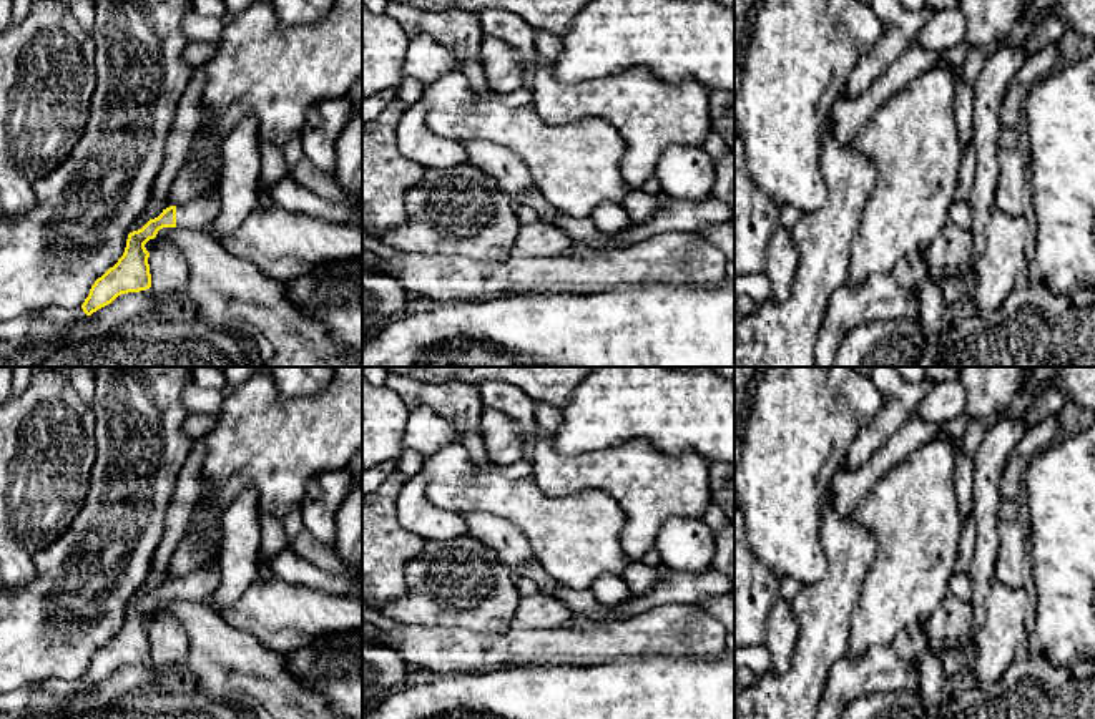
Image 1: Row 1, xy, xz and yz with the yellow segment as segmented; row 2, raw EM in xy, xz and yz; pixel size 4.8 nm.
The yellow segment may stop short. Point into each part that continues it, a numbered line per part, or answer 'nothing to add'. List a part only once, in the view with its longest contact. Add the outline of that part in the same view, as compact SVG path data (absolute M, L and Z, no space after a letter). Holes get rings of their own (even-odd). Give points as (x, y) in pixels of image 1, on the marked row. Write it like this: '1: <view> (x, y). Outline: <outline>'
1: xy (200, 213). Outline: M218 193L176 206L176 227L208 229L219 213Z

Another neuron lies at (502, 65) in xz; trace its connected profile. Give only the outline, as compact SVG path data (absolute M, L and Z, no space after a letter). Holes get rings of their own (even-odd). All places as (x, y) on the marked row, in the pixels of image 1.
M484 35L480 42L480 65L487 90L508 95L522 88L522 58L518 51L503 40Z

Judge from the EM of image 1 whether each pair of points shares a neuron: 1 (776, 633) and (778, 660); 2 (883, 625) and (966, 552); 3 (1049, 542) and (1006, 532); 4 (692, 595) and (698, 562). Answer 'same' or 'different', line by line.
1: same
2: different
3: different
4: different

